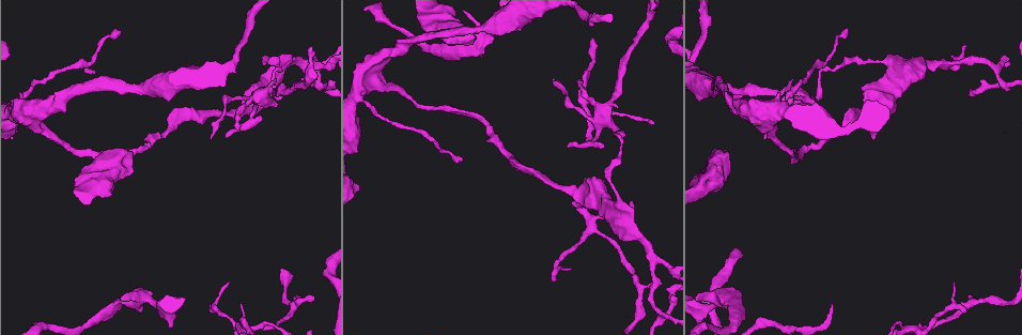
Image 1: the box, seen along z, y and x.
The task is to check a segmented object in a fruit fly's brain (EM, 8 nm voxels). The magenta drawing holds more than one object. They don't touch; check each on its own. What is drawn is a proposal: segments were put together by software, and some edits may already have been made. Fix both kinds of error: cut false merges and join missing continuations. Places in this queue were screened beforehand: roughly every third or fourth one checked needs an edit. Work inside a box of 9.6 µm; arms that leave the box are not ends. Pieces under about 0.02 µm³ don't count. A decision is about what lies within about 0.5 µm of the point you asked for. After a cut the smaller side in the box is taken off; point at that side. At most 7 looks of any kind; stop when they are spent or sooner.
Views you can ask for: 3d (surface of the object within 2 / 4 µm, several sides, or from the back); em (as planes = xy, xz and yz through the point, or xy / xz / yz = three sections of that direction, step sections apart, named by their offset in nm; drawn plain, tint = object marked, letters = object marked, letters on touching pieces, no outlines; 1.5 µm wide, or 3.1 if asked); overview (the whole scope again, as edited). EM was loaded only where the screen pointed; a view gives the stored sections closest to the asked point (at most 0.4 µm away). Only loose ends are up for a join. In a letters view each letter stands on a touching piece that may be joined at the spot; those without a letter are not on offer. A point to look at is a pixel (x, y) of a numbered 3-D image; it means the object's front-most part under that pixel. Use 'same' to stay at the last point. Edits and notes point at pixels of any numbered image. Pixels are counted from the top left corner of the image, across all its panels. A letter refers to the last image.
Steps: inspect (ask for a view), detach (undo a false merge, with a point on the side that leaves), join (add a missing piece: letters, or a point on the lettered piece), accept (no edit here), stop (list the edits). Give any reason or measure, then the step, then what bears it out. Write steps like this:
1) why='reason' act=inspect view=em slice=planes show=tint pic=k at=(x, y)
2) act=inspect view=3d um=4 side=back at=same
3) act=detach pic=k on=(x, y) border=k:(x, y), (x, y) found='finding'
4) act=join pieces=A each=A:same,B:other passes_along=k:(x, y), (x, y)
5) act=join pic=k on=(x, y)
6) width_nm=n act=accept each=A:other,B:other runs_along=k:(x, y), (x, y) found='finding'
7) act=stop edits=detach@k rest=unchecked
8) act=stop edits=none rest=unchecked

why='tapers out' act=inspect view=3d um=2 pic=1 at=(214, 312)

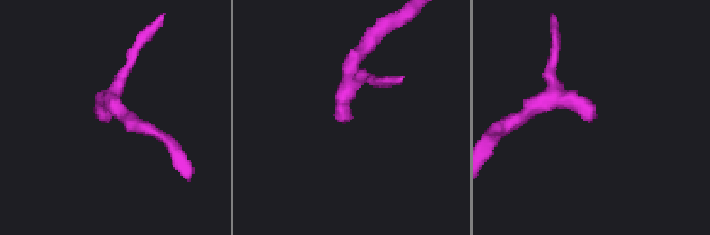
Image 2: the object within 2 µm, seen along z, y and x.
act=inspect view=em slice=xy step=4 show=letters pic=2 at=(352, 117)

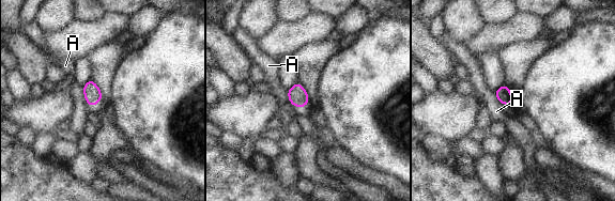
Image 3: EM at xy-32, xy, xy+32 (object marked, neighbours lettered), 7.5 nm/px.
act=accept each=A:other border=3:(286, 92), (289, 101), (301, 108) found='none of them fits'

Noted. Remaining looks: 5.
why='branch stops here' act=inspect view=em slice=xz step=4 show=plain pic=1 at=(312, 299)

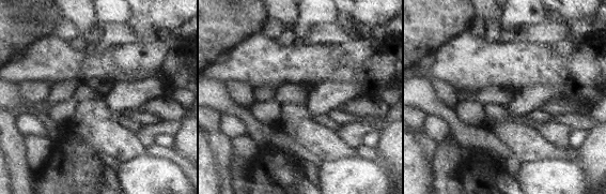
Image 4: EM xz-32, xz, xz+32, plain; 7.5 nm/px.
why='see the neighbours' act=inspect view=em slice=xz step=4 show=letters at=same

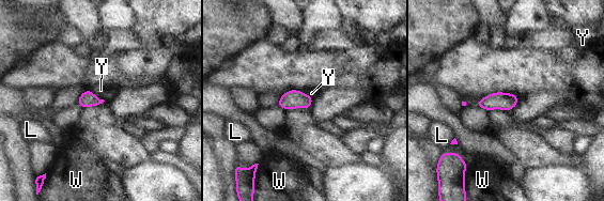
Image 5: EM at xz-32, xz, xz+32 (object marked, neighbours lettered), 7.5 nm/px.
act=accept each=L:other,W:other,Y:other border=5:(88, 89), (105, 101) found='no lettered piece goes on from it'

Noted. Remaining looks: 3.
why='looks like a crossing' act=inspect view=3d um=2 pic=1 at=(1001, 80)

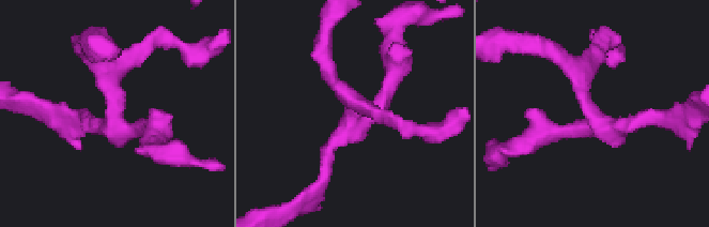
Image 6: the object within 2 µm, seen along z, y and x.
arms=4 why='need the tissue' act=inspect view=em slice=yz step=8 show=tint pic=6 at=(358, 107)

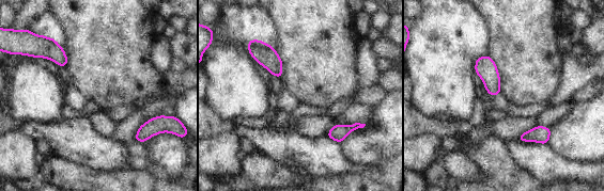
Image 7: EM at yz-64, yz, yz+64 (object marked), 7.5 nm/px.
act=inspect view=em slice=planes show=letters at=same

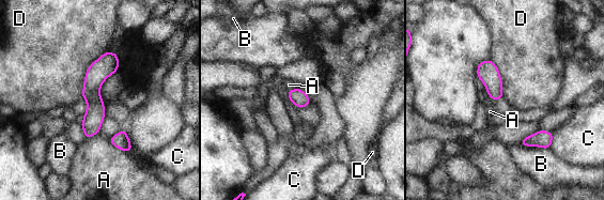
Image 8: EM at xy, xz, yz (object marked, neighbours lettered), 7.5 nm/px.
longest_contact=D:400nm act=accept each=A:other,B:other,C:other,D:other runs_along=8:(111, 55), (93, 80), (88, 134) found='one neuron here'

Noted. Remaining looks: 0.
act=stop edits=none rest=unchecked

